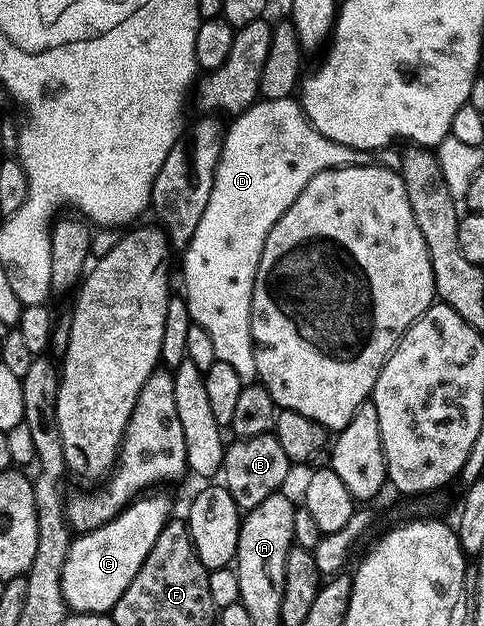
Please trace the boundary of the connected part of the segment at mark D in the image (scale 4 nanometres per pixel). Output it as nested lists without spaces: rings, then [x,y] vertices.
[[[294,97],[289,99],[259,98],[252,106],[246,108],[246,110],[237,112],[237,114],[233,116],[233,119],[234,124],[232,124],[231,127],[227,126],[224,131],[222,152],[218,158],[216,173],[212,181],[212,193],[208,193],[208,205],[204,205],[204,214],[200,216],[200,225],[196,225],[196,233],[192,233],[190,243],[184,249],[183,255],[186,256],[182,259],[182,275],[186,278],[186,292],[184,292],[184,298],[190,310],[190,318],[197,327],[204,329],[204,333],[208,333],[208,338],[212,340],[215,360],[219,363],[232,365],[232,369],[236,369],[236,373],[242,378],[243,384],[249,385],[258,379],[256,357],[254,356],[254,338],[252,337],[252,329],[250,328],[252,293],[254,292],[254,282],[256,281],[256,273],[260,265],[260,257],[264,253],[264,241],[268,237],[272,225],[276,225],[276,221],[280,221],[280,217],[286,212],[288,205],[292,205],[292,201],[296,201],[296,197],[300,197],[304,185],[308,185],[308,181],[312,177],[316,177],[316,173],[320,173],[324,169],[351,167],[352,165],[376,165],[377,167],[387,167],[393,171],[398,171],[402,166],[402,151],[395,149],[393,146],[376,147],[372,151],[357,151],[348,145],[340,145],[336,141],[324,137],[311,125],[310,118],[302,112],[301,102]]]

